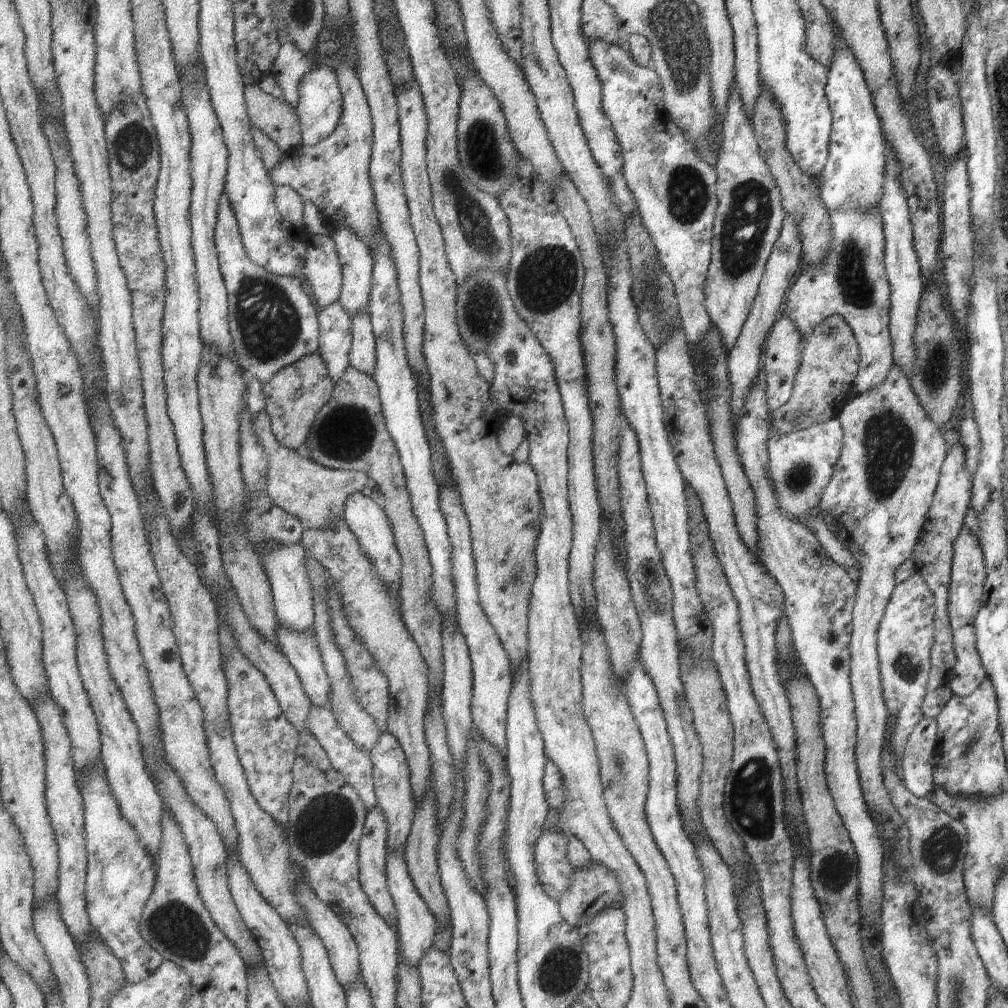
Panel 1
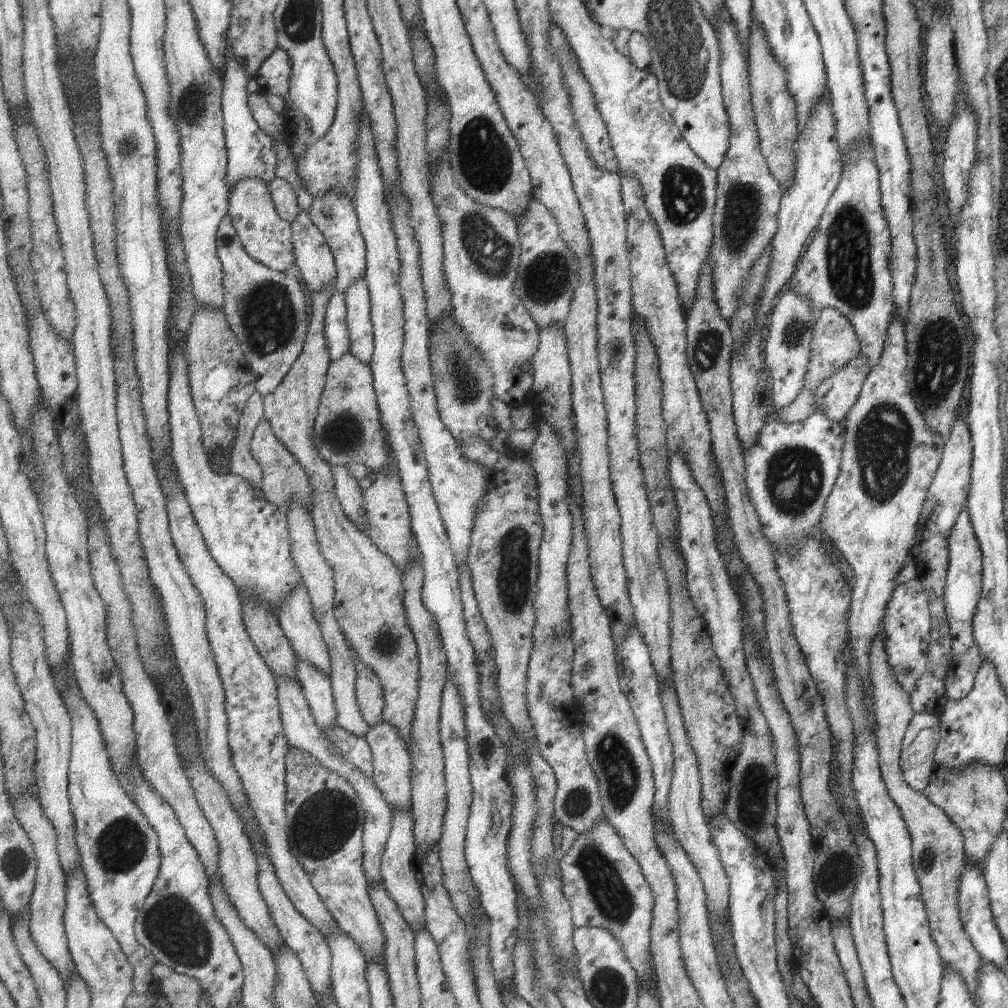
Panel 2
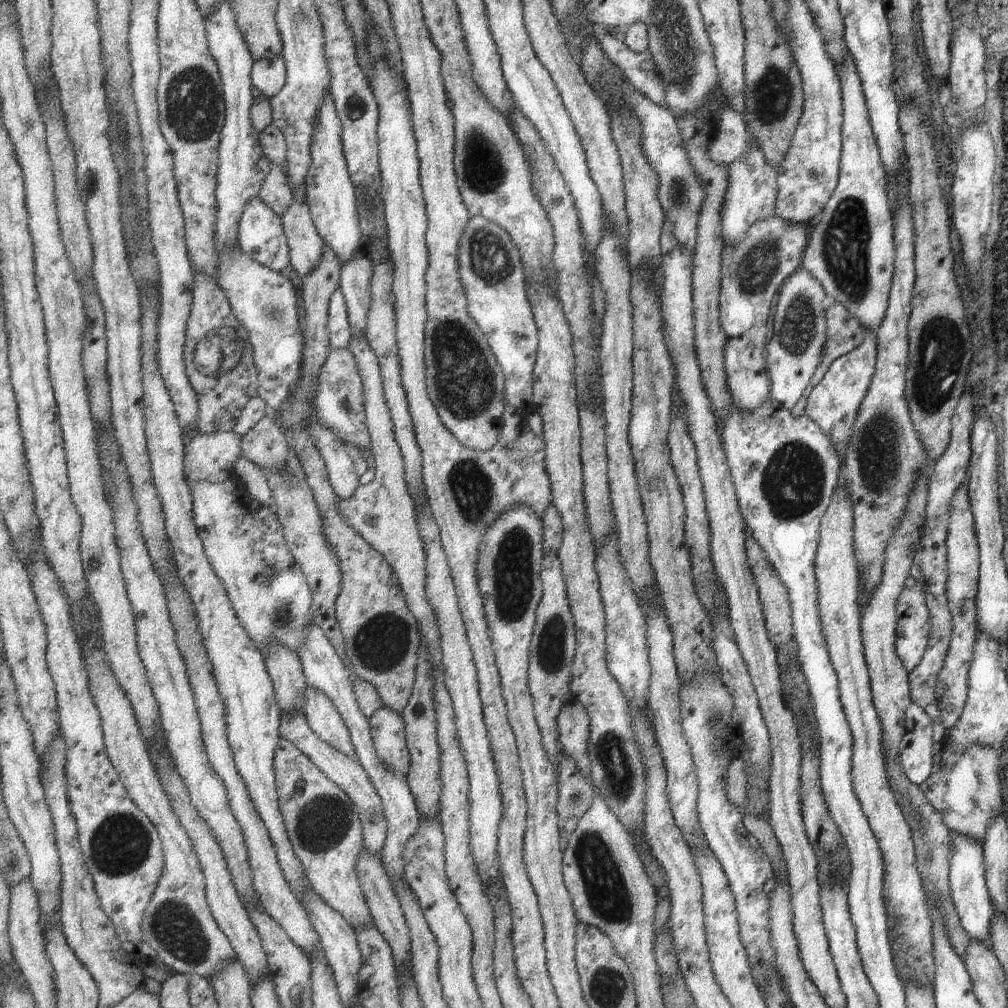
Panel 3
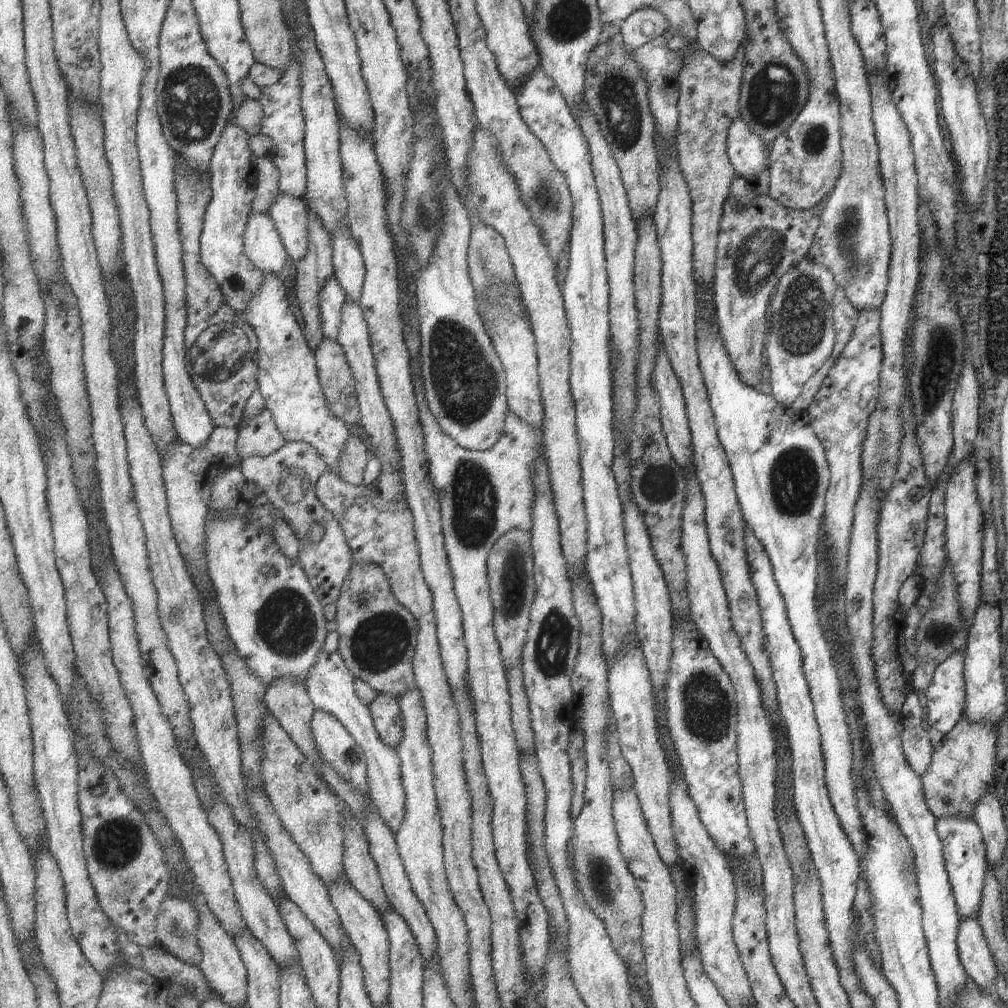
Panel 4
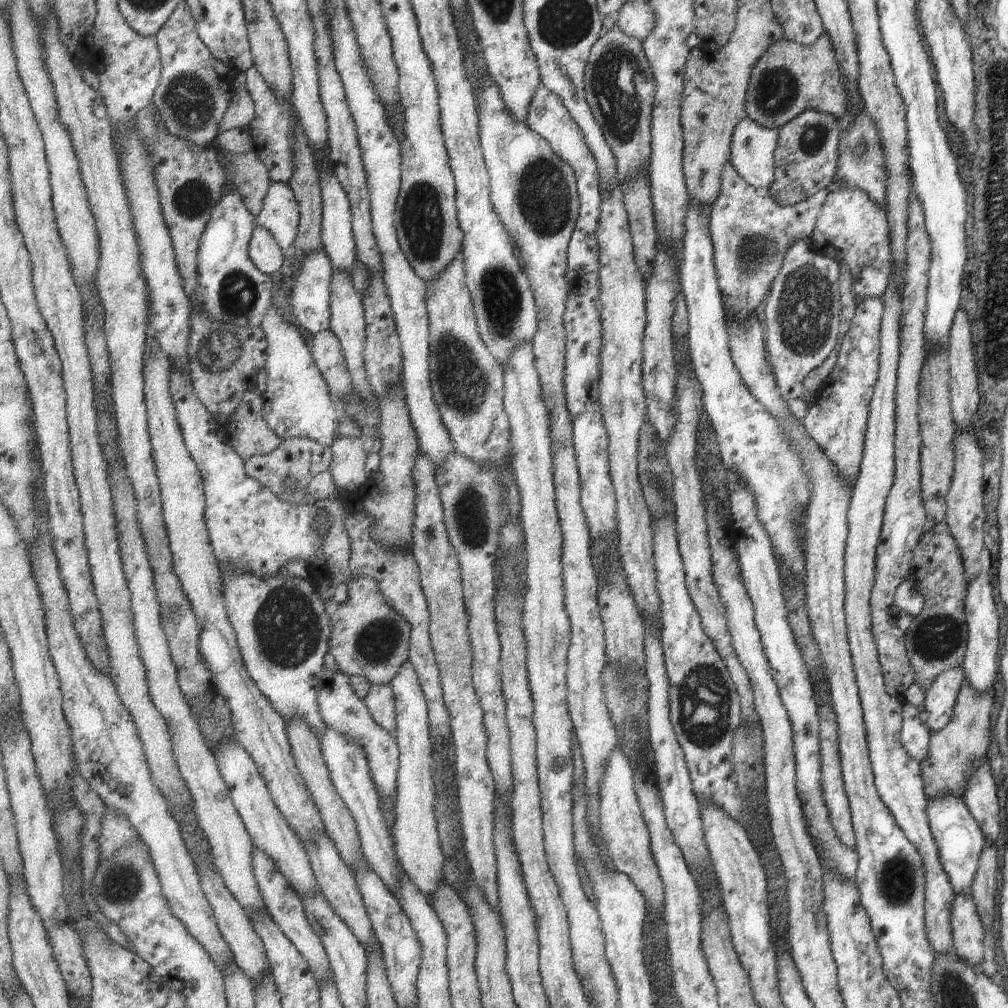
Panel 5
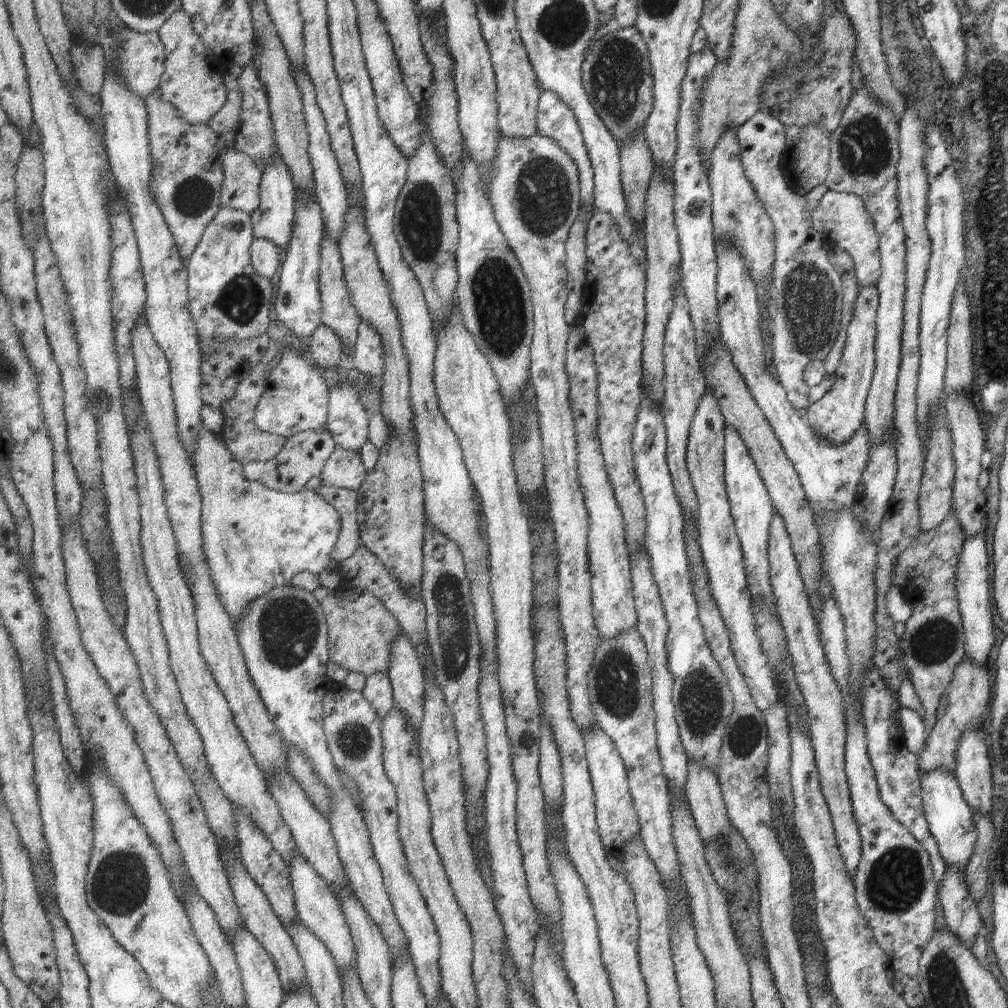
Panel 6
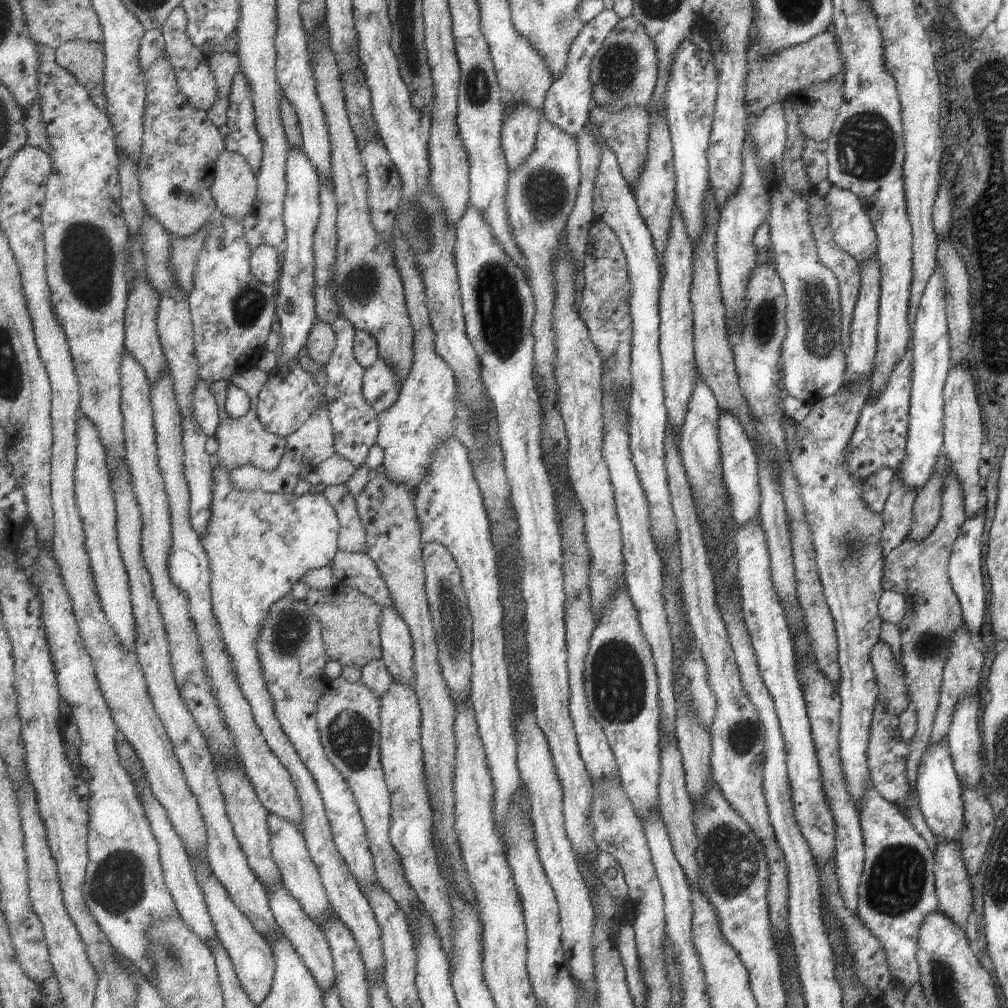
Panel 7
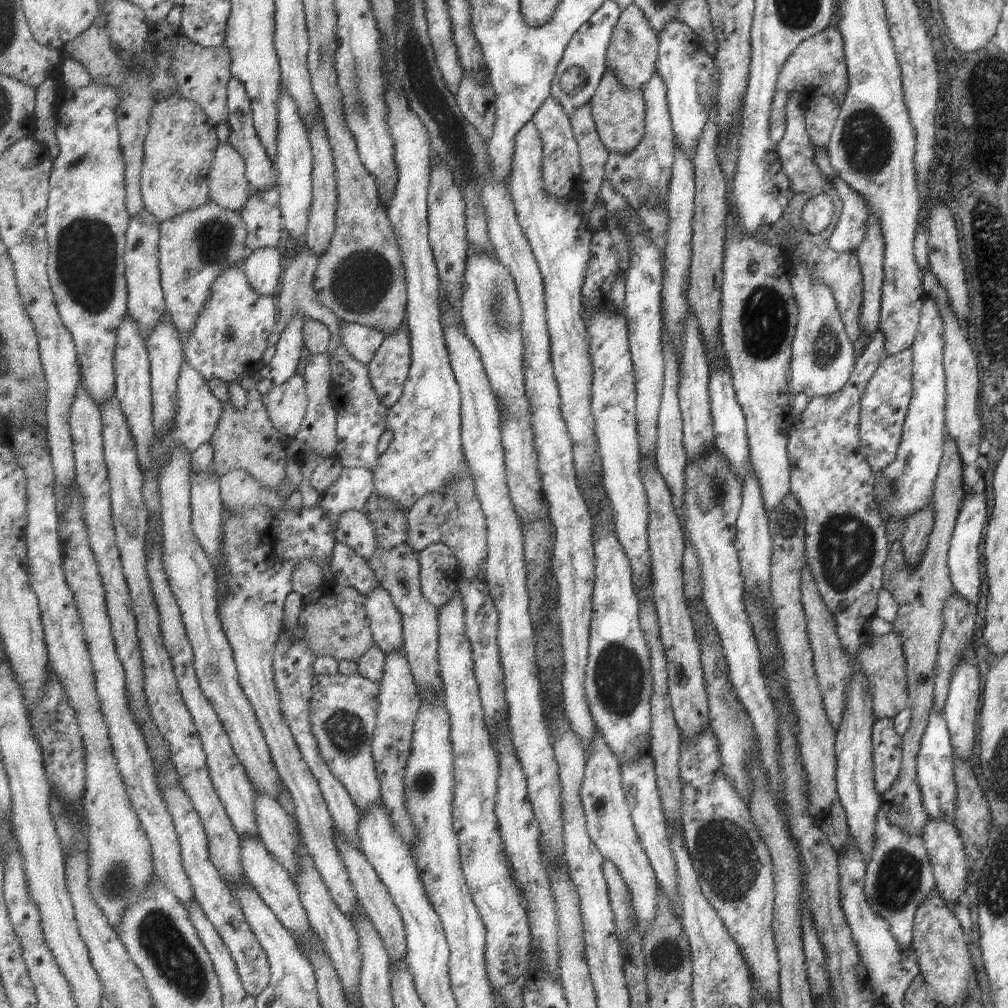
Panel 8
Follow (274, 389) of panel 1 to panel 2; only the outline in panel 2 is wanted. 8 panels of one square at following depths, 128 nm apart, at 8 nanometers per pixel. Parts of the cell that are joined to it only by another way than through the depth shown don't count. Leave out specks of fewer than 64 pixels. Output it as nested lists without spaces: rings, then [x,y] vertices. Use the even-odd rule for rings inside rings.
[[[328,289],[327,291],[321,291],[320,293],[312,293],[312,323],[310,324],[310,329],[305,341],[305,350],[299,355],[297,362],[294,364],[294,367],[289,371],[289,374],[281,381],[281,384],[277,387],[276,391],[273,391],[271,394],[266,394],[264,396],[264,407],[266,412],[266,419],[272,424],[273,430],[276,433],[276,437],[283,442],[283,444],[301,461],[301,464],[306,468],[308,475],[310,476],[310,481],[312,482],[312,487],[314,488],[314,508],[312,510],[312,519],[314,522],[316,539],[319,545],[319,550],[322,552],[322,555],[325,557],[325,560],[333,567],[335,575],[335,588],[336,588],[336,597],[334,602],[334,609],[337,620],[341,625],[341,628],[344,630],[346,637],[348,638],[354,652],[361,657],[361,660],[364,660],[376,673],[382,682],[382,687],[385,691],[386,698],[386,707],[384,710],[384,720],[388,723],[391,723],[401,735],[401,738],[408,744],[409,750],[412,746],[412,724],[416,720],[416,706],[420,700],[420,652],[418,651],[418,644],[416,641],[416,636],[414,635],[413,629],[411,628],[407,613],[406,606],[404,603],[404,584],[403,577],[401,574],[401,569],[393,562],[393,559],[390,556],[387,556],[374,542],[371,540],[365,533],[360,531],[360,528],[357,528],[356,524],[353,524],[353,521],[345,514],[344,508],[342,507],[341,501],[336,493],[336,481],[334,480],[334,468],[331,466],[320,454],[318,451],[318,443],[315,442],[314,430],[316,427],[316,418],[320,411],[321,397],[324,395],[325,387],[327,386],[328,380],[328,370],[332,366],[332,357],[328,349],[328,340],[326,339],[325,333],[325,319],[326,319],[326,308],[328,307],[329,301],[331,300],[333,294],[333,289]]]

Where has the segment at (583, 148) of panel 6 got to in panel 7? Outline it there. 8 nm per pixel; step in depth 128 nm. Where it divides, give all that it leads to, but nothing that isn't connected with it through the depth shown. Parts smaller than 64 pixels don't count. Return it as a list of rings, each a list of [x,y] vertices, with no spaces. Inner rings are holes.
[[[605,10],[585,25],[576,42],[573,43],[570,59],[568,60],[568,70],[559,79],[554,80],[553,86],[545,99],[545,104],[541,109],[546,121],[572,136],[577,142],[594,107],[592,95],[594,86],[590,79],[593,59],[602,49],[603,43],[620,23],[620,20],[615,11]]]

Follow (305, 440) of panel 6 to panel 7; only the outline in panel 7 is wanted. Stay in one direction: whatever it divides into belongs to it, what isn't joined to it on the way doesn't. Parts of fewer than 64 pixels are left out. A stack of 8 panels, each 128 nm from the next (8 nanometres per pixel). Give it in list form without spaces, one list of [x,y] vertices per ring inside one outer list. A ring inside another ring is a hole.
[[[324,401],[324,406],[308,420],[297,432],[294,432],[290,437],[288,437],[288,451],[283,455],[279,466],[274,471],[266,471],[256,467],[255,465],[245,465],[244,467],[239,467],[231,471],[230,477],[232,478],[233,484],[242,491],[251,492],[256,490],[264,490],[268,493],[275,494],[289,494],[297,488],[297,484],[301,480],[306,480],[306,478],[318,469],[318,466],[327,460],[330,456],[336,453],[334,444],[334,428],[329,418],[328,408],[326,402]]]

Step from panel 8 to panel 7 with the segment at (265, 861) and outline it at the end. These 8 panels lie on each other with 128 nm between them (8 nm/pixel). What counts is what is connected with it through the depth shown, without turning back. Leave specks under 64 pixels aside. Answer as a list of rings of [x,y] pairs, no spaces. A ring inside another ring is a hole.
[[[285,884],[277,887],[265,887],[272,902],[272,911],[280,924],[282,934],[287,937],[297,949],[299,956],[304,960],[308,969],[315,977],[323,993],[328,993],[336,986],[336,972],[332,948],[325,931],[304,911],[301,903],[292,895]]]

